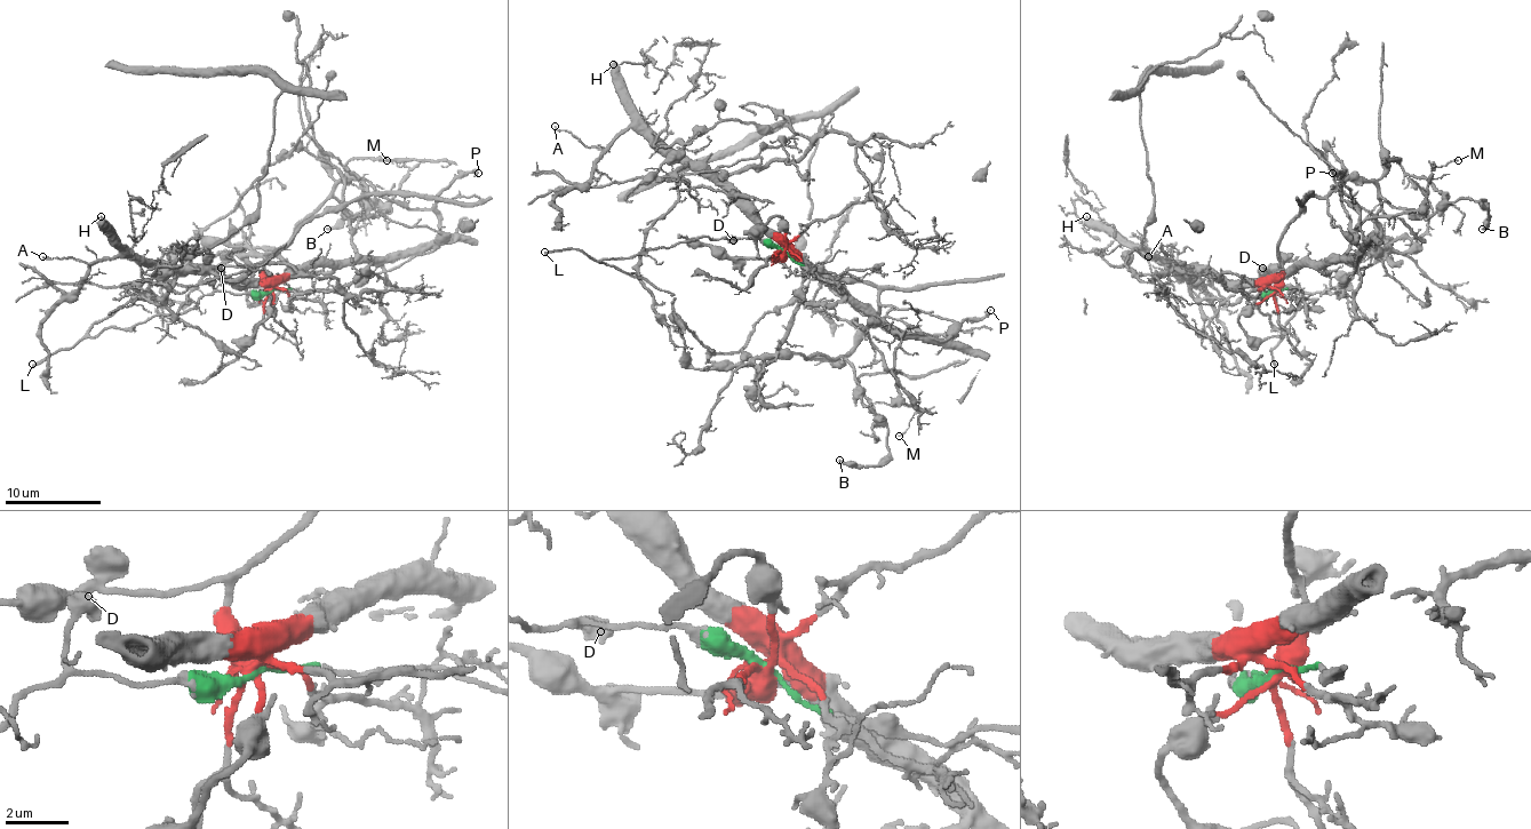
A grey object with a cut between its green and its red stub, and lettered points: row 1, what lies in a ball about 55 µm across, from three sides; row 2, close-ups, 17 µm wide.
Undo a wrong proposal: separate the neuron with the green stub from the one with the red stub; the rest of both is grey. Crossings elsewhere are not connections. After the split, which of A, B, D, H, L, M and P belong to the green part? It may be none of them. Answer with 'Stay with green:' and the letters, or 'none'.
Stay with green: D, L

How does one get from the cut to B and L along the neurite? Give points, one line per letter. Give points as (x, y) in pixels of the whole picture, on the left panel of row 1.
B: (271, 291), (312, 266), (348, 264), (358, 255), (353, 229), (387, 212), (358, 216), (376, 199), (326, 229)
L: (271, 291), (214, 291), (176, 315), (154, 315), (126, 329), (104, 326), (32, 365)

